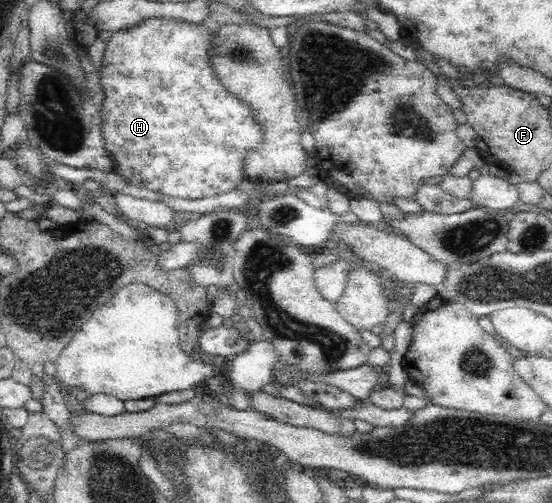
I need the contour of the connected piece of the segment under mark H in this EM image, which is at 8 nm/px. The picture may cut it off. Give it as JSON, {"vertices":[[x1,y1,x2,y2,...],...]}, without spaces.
{"vertices":[[144,19,142,22,138,23,132,28,126,29,125,31,115,31,113,32,111,39,106,42,107,47,105,48,105,58,103,64,99,68,99,85,103,89,103,103,102,103,102,136,105,137,105,149,114,161,114,172,119,174,122,179,139,188,145,188,151,190,151,192,156,192,162,196,172,196,173,198,183,198,185,200,197,200,197,198,209,198,214,197,230,190,235,190,237,187,245,180,247,180,244,174,244,156,248,150,255,150,261,144,261,137,264,136,264,132,260,129,260,124,257,123,256,117,247,110,247,104,241,104,239,100,235,100,227,90,223,90,223,84,219,84,219,80,215,80,215,72,211,72,211,63,209,63,209,53,213,48,213,40,209,39,213,36,214,30,210,29,205,23,199,25,191,25,188,23,179,23,175,19,163,20,163,19]]}

